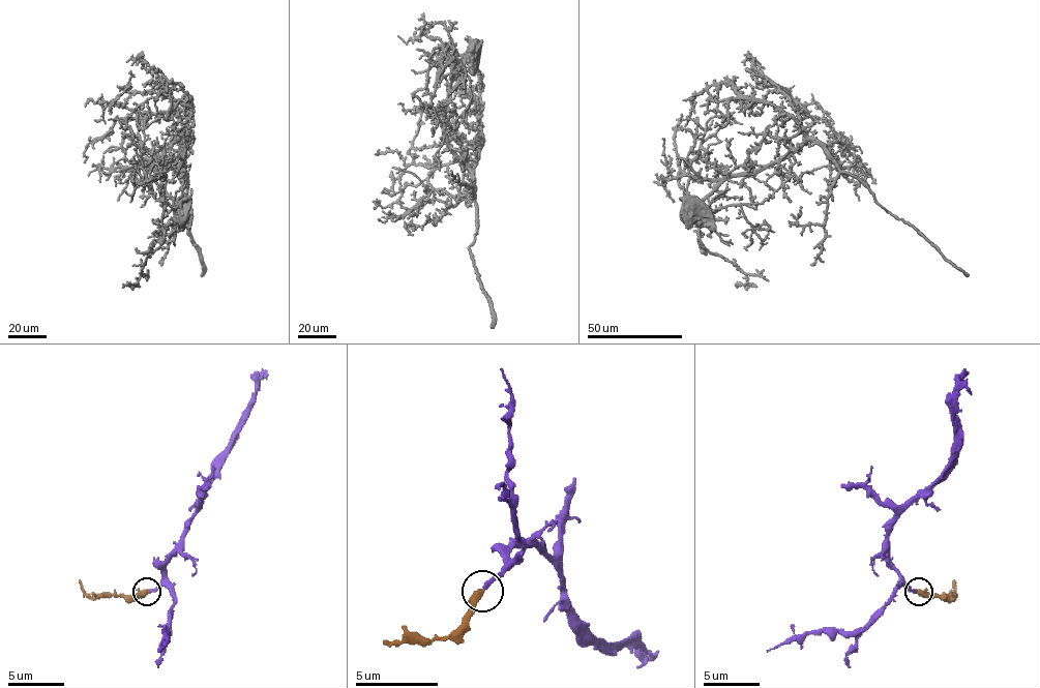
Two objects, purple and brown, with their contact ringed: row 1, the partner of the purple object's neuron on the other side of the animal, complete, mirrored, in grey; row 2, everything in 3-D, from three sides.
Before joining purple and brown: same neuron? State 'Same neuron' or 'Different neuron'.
Same neuron

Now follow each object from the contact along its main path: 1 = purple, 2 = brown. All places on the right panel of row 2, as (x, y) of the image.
1: (917, 590), (889, 560), (889, 531), (950, 458), (953, 399), (964, 368)
2: (919, 590), (953, 596), (953, 579)

